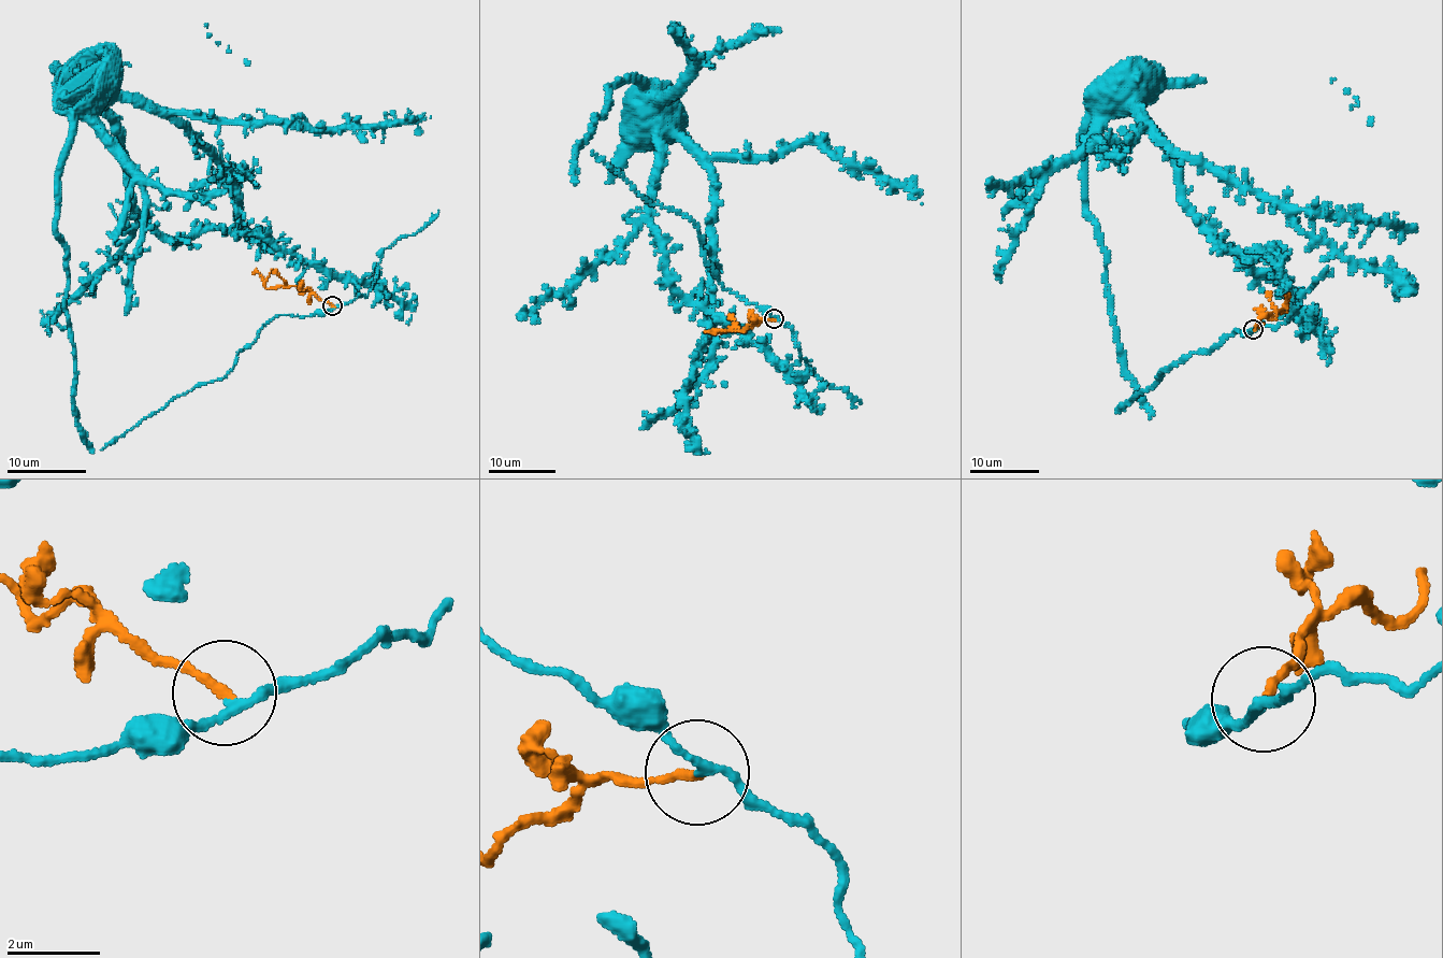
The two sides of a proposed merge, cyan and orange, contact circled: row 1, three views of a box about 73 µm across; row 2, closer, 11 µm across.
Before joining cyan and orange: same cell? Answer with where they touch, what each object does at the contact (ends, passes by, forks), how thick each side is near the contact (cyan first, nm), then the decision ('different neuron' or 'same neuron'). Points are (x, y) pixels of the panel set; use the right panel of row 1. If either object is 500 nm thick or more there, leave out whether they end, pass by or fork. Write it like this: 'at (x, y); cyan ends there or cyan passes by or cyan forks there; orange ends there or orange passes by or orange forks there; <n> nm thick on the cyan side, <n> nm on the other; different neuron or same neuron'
at (1253, 329); cyan passes by; orange ends there; 160 nm thick on the cyan side, 200 nm on the other; different neuron

